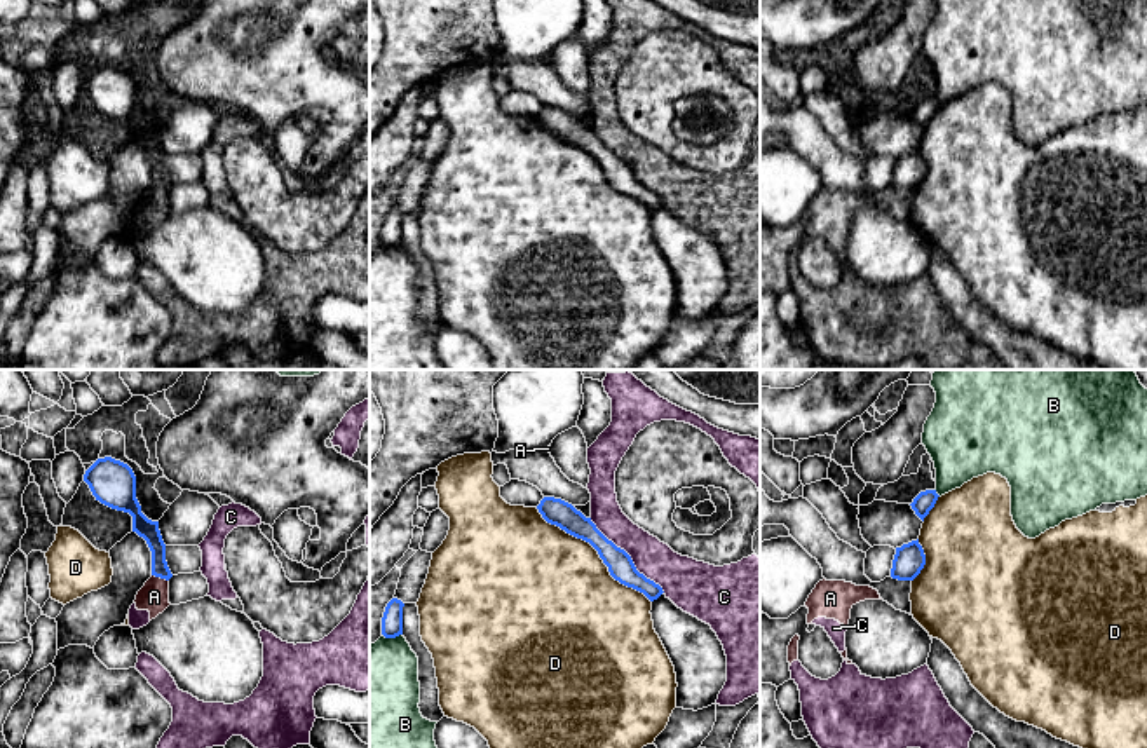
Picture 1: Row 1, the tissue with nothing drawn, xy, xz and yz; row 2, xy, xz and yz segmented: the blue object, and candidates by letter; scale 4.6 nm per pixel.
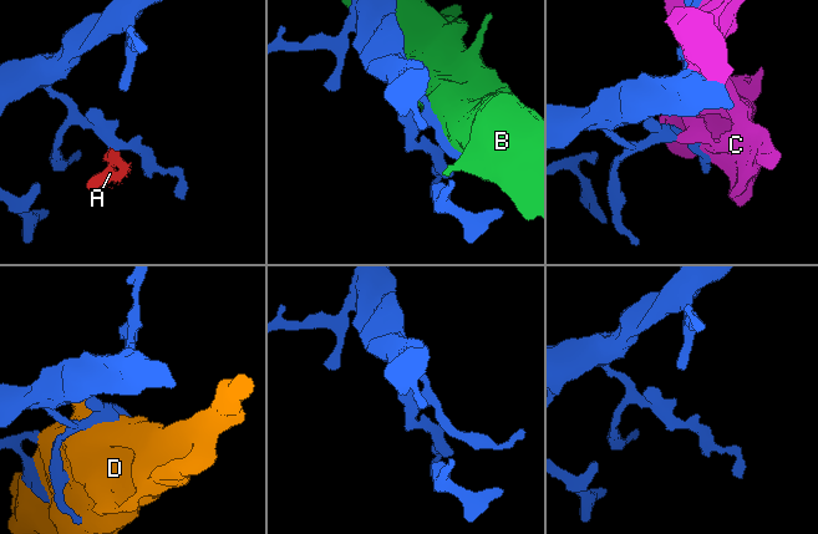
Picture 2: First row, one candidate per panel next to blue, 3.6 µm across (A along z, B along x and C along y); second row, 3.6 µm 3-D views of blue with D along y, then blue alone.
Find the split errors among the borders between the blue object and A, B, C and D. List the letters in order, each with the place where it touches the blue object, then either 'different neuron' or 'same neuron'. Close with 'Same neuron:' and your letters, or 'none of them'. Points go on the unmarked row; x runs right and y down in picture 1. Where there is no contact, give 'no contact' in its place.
A: meets blue in xy at (161, 187); different neuron
B: meets blue in yz at (935, 102); different neuron
C: meets blue in xz at (630, 166); different neuron
D: meets blue in xz at (597, 159); different neuron
Same neuron: none of them

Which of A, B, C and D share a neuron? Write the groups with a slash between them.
A C / B / D

